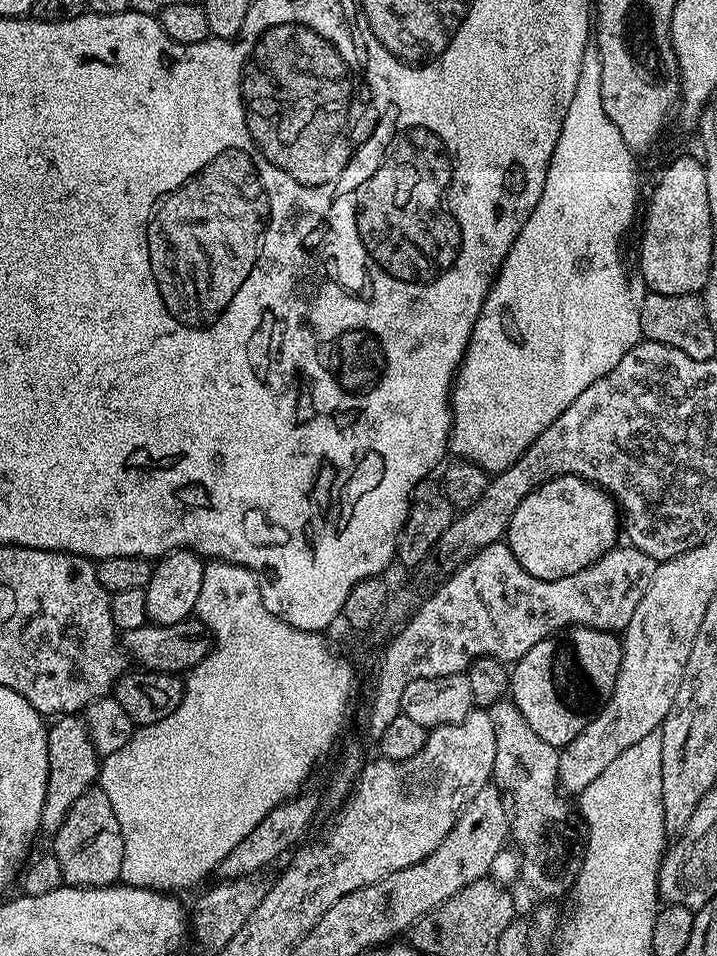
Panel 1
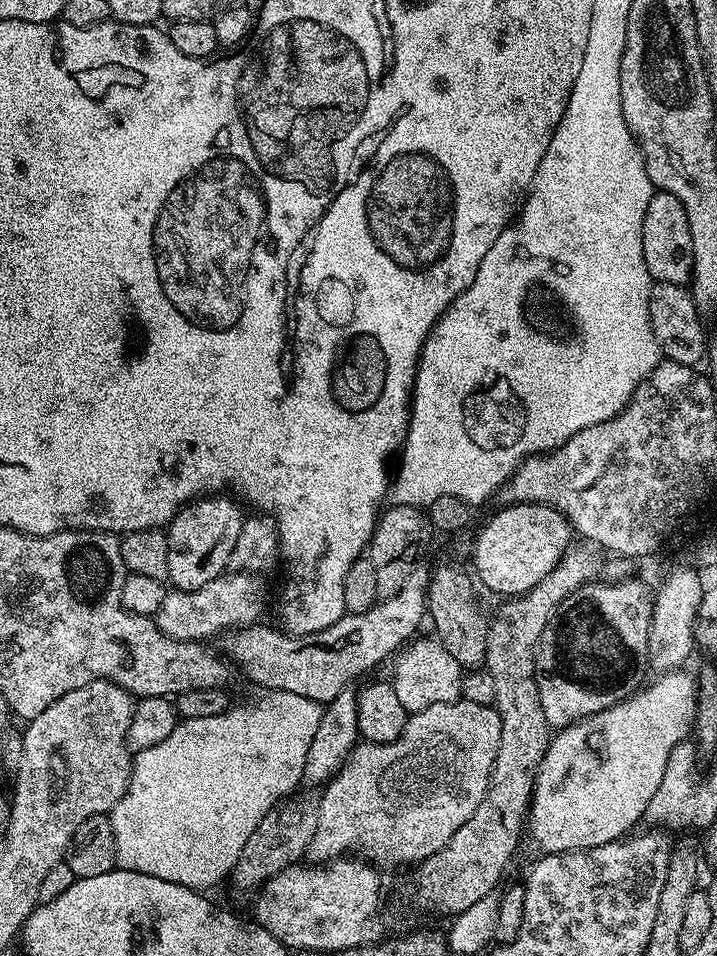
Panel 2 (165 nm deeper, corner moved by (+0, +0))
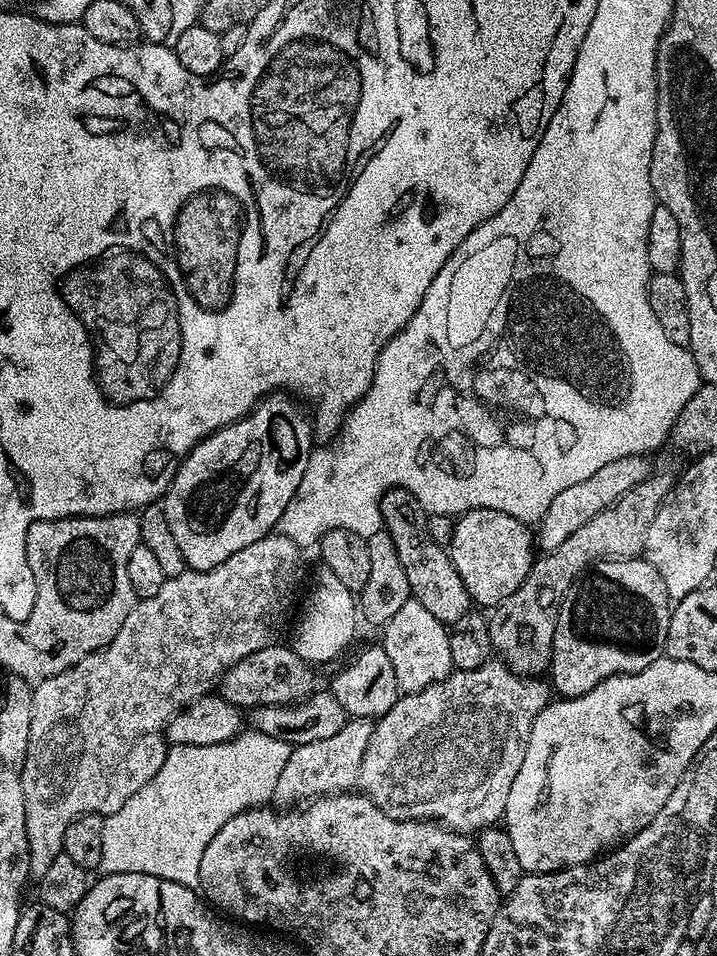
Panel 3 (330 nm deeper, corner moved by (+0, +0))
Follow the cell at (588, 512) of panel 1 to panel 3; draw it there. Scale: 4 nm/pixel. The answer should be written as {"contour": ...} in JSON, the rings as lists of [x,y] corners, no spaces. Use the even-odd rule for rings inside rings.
{"contour":[[[485,508],[465,512],[456,520],[454,538],[447,545],[447,550],[454,562],[454,570],[458,570],[473,605],[491,610],[510,598],[510,594],[514,594],[518,586],[522,586],[534,563],[534,532],[528,528],[531,527],[525,521],[502,510]]]}

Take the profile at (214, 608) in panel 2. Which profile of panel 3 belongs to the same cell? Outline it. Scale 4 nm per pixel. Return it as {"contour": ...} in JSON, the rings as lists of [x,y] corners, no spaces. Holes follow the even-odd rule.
{"contour":[[[269,534],[250,546],[242,546],[242,550],[238,550],[238,554],[230,554],[230,558],[226,558],[226,562],[222,562],[210,570],[205,572],[186,570],[177,576],[167,577],[162,590],[158,590],[158,594],[154,594],[154,598],[137,599],[133,603],[130,614],[126,614],[126,622],[122,622],[122,630],[118,630],[118,634],[114,634],[114,638],[105,648],[92,652],[86,658],[82,658],[82,662],[62,670],[62,674],[54,674],[33,687],[30,738],[22,766],[22,798],[26,806],[26,838],[30,854],[30,873],[33,877],[38,878],[42,874],[46,874],[46,870],[50,870],[50,862],[54,862],[54,858],[62,855],[66,826],[70,826],[70,822],[74,822],[80,816],[93,814],[105,818],[113,816],[118,810],[122,810],[122,806],[126,806],[126,802],[130,802],[130,798],[134,798],[134,794],[138,794],[138,790],[142,790],[142,786],[146,786],[146,782],[150,782],[150,778],[154,778],[154,774],[158,774],[169,750],[169,745],[164,739],[164,728],[177,712],[183,710],[193,700],[209,695],[219,685],[220,678],[227,668],[233,668],[235,664],[242,662],[242,658],[275,644],[281,639],[280,631],[287,624],[289,627],[290,617],[293,615],[298,604],[298,597],[301,595],[300,579],[304,576],[304,564],[300,561],[300,556],[302,556],[302,549],[289,536]]]}

